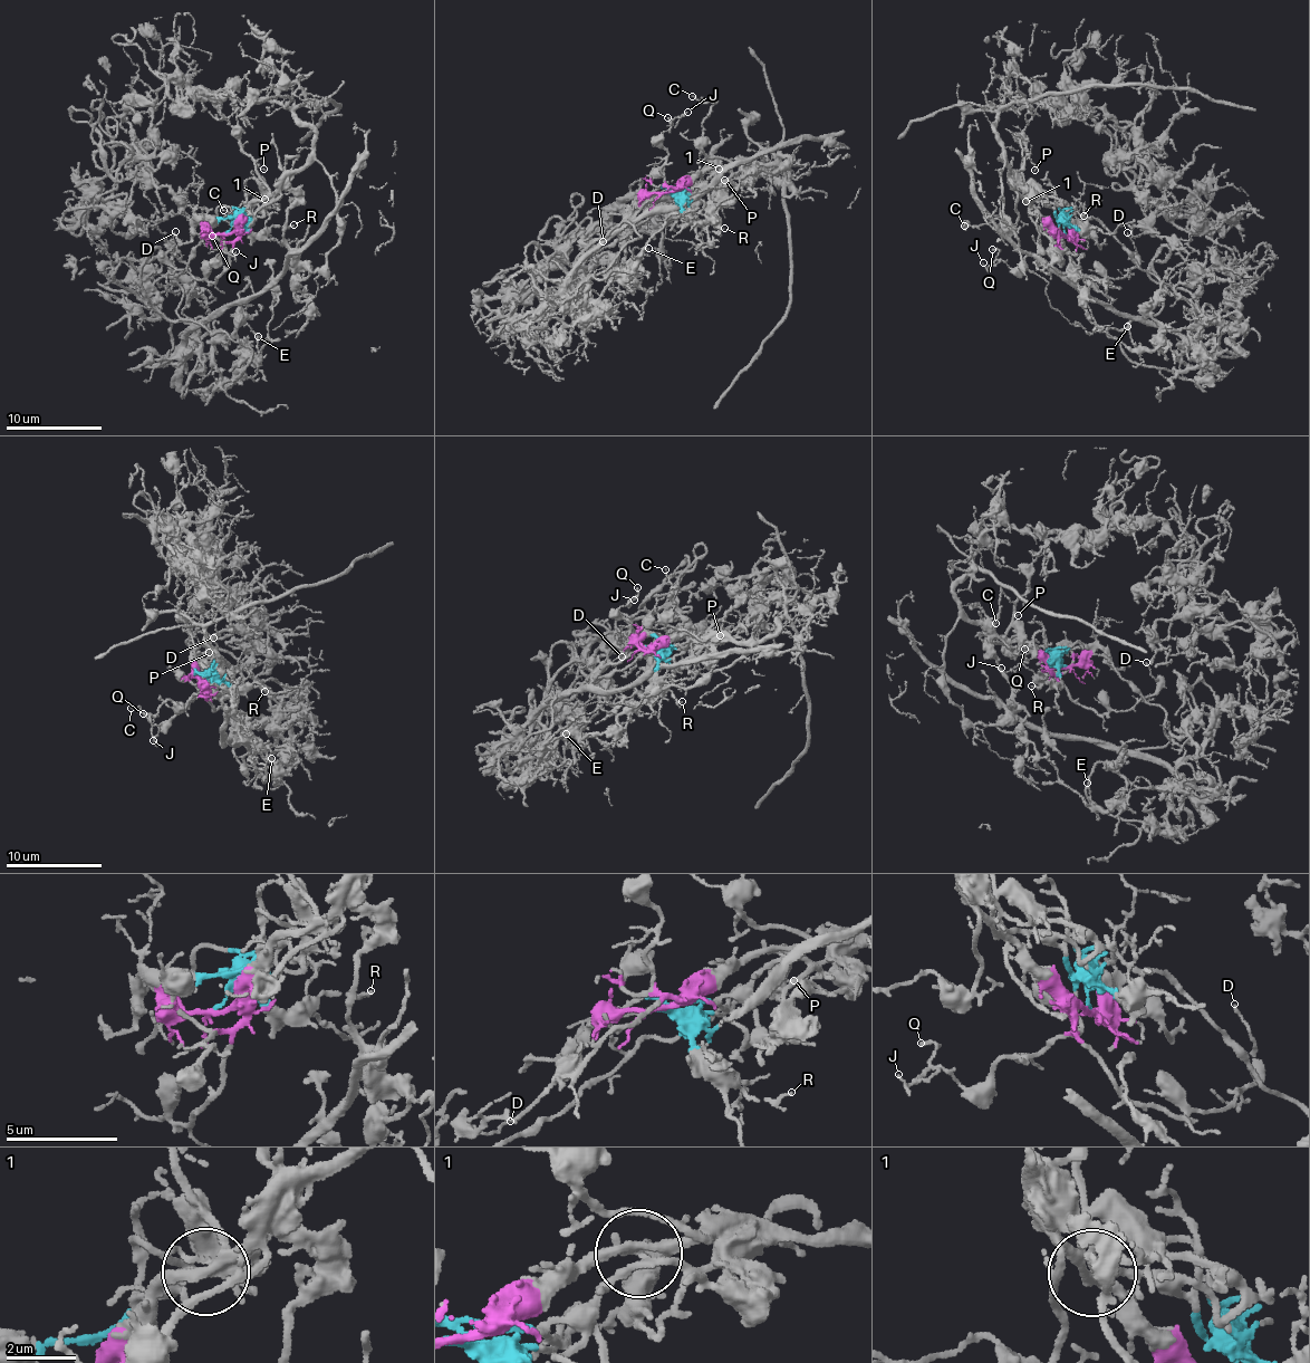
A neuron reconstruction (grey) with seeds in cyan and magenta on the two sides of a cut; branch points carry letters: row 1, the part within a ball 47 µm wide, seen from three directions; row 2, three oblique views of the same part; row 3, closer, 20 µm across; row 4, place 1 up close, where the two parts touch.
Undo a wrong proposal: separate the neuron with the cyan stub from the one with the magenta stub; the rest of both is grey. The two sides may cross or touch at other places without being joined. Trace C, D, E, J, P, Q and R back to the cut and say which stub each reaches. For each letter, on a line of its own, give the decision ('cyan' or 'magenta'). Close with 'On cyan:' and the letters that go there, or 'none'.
C: magenta
D: magenta
E: cyan
J: magenta
P: magenta
Q: magenta
R: cyan
On cyan: E, R

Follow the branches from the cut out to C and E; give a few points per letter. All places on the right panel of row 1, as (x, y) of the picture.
C: (1065, 234), (1022, 198), (1015, 200), (1018, 217), (1012, 227), (993, 218), (963, 226)
E: (1065, 234), (1076, 207), (1161, 286), (1145, 319), (1205, 346), (1161, 327), (1142, 349), (1128, 326)

